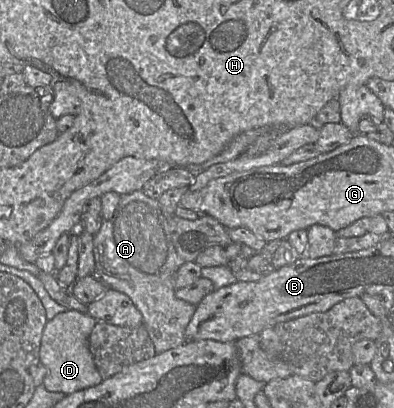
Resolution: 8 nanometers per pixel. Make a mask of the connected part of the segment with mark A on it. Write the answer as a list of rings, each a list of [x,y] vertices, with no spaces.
[[[143,190],[134,191],[128,194],[120,195],[120,201],[118,203],[118,206],[113,214],[113,216],[110,219],[103,219],[102,225],[100,227],[100,230],[97,234],[94,235],[93,238],[93,254],[94,254],[94,260],[95,260],[95,272],[99,277],[100,280],[107,286],[114,290],[117,290],[121,293],[126,294],[134,305],[137,307],[137,309],[141,312],[143,318],[144,318],[144,326],[150,336],[151,341],[154,344],[155,352],[157,354],[163,353],[167,350],[176,348],[180,345],[183,345],[188,340],[185,336],[185,330],[187,325],[189,324],[192,316],[194,315],[194,312],[196,310],[196,306],[188,303],[184,300],[181,300],[175,296],[175,280],[176,280],[176,274],[179,270],[179,268],[185,263],[185,260],[180,257],[172,243],[171,240],[171,234],[169,231],[169,224],[168,219],[161,210],[160,204],[158,200],[148,197]]]

